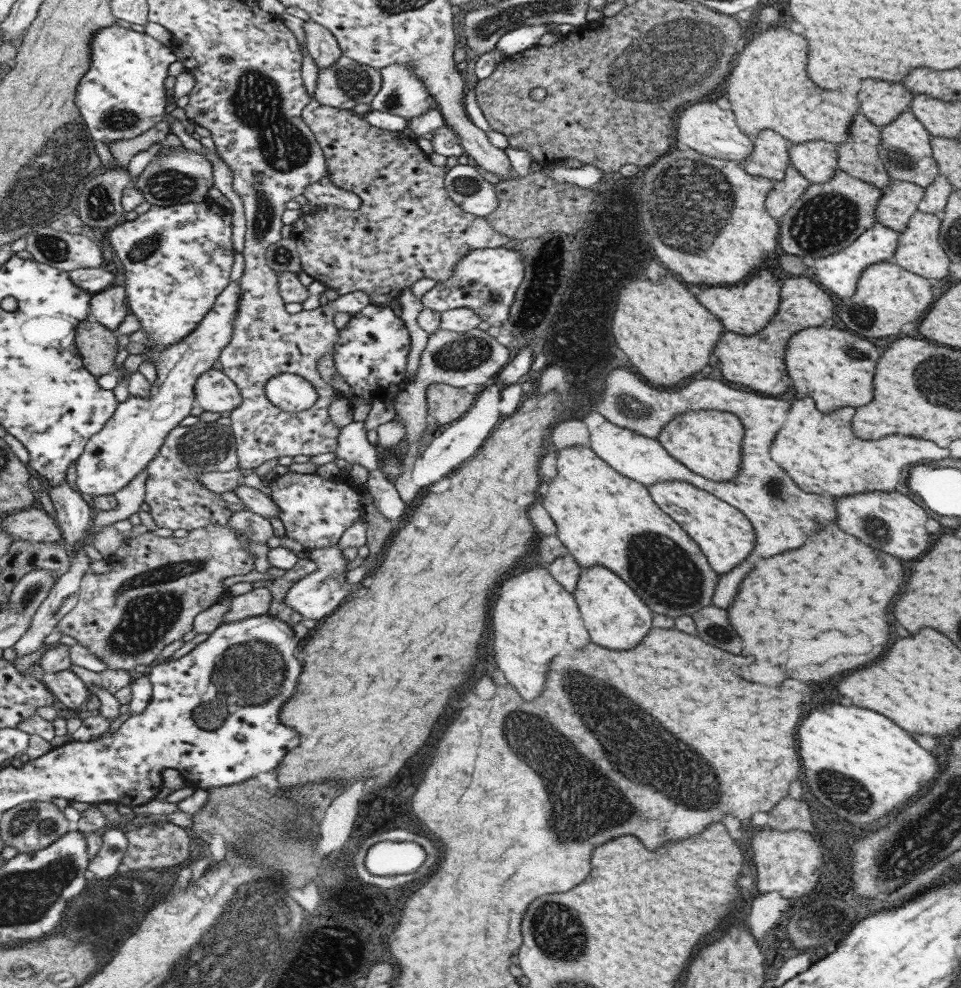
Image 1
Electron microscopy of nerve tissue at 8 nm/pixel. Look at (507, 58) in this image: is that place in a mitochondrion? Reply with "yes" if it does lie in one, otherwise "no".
no

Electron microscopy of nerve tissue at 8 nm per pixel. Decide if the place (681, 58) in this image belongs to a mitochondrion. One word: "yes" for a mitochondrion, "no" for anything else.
yes

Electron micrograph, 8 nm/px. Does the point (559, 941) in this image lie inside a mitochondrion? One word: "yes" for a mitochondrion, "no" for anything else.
yes

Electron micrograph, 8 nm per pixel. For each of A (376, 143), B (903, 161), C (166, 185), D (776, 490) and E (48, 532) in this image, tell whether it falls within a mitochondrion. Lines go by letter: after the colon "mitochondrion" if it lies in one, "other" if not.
A: other
B: mitochondrion
C: mitochondrion
D: mitochondrion
E: other

